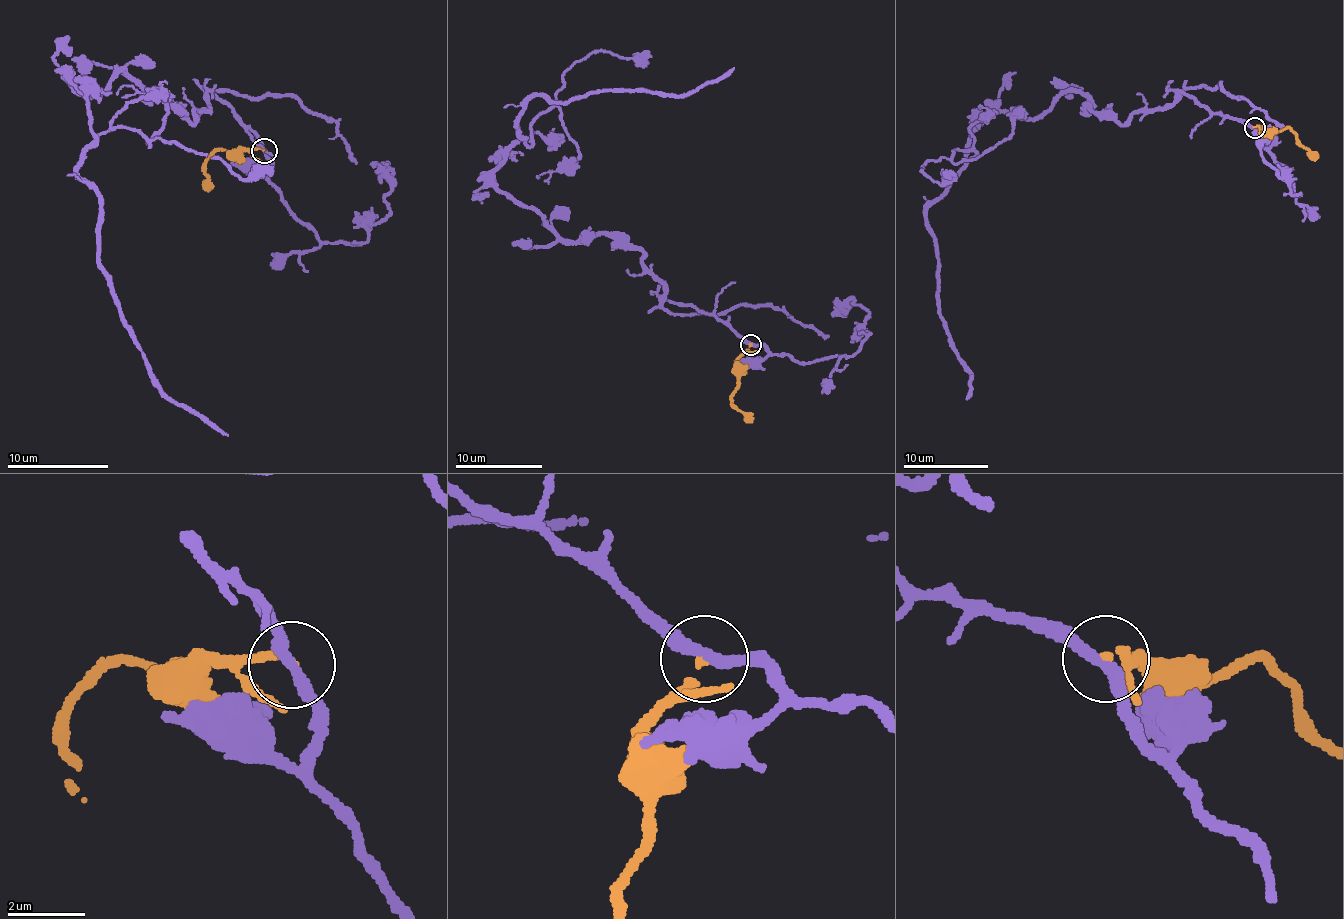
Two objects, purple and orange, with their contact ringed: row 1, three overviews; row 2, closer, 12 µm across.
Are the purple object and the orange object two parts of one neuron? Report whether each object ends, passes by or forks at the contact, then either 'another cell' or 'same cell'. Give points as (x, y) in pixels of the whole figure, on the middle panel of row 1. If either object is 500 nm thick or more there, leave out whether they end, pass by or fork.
purple passes by; orange ends there; another cell

